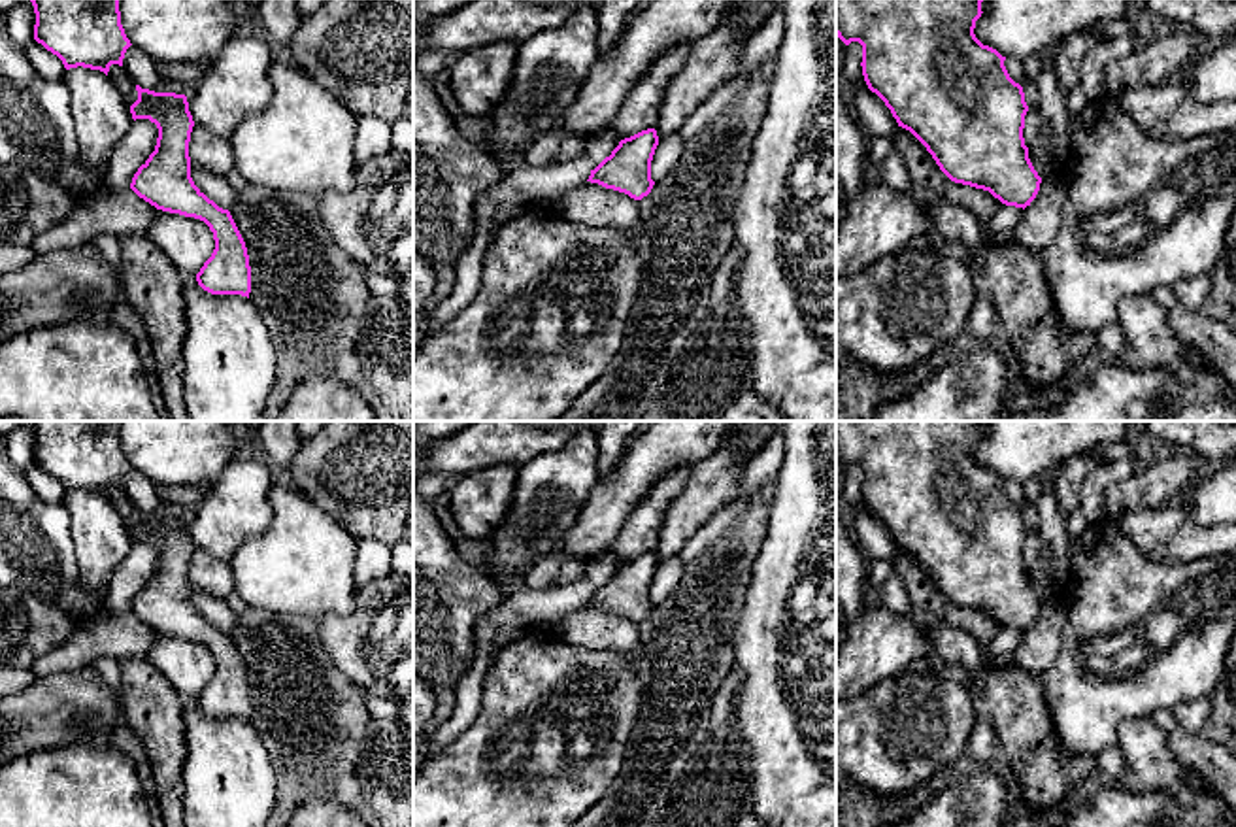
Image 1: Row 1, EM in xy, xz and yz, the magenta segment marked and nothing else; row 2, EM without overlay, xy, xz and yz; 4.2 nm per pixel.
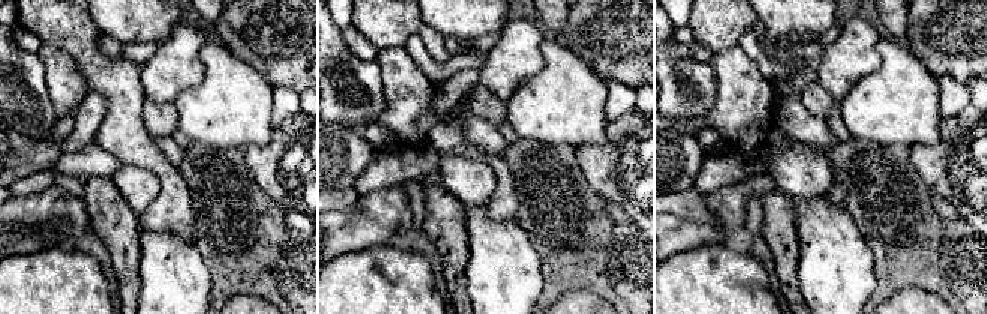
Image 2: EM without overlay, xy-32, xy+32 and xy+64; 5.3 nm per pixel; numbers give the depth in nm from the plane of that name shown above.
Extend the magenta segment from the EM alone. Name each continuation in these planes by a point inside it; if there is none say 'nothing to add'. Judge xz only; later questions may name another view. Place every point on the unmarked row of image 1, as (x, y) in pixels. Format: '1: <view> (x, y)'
nothing to add

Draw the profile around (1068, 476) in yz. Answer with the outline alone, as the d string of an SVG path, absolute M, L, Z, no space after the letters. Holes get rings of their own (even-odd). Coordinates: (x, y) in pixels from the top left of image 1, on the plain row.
M1077 453L1064 459L1053 472L1053 493L1062 517L1079 508L1079 493L1085 478L1102 464L1104 461L1089 455Z

